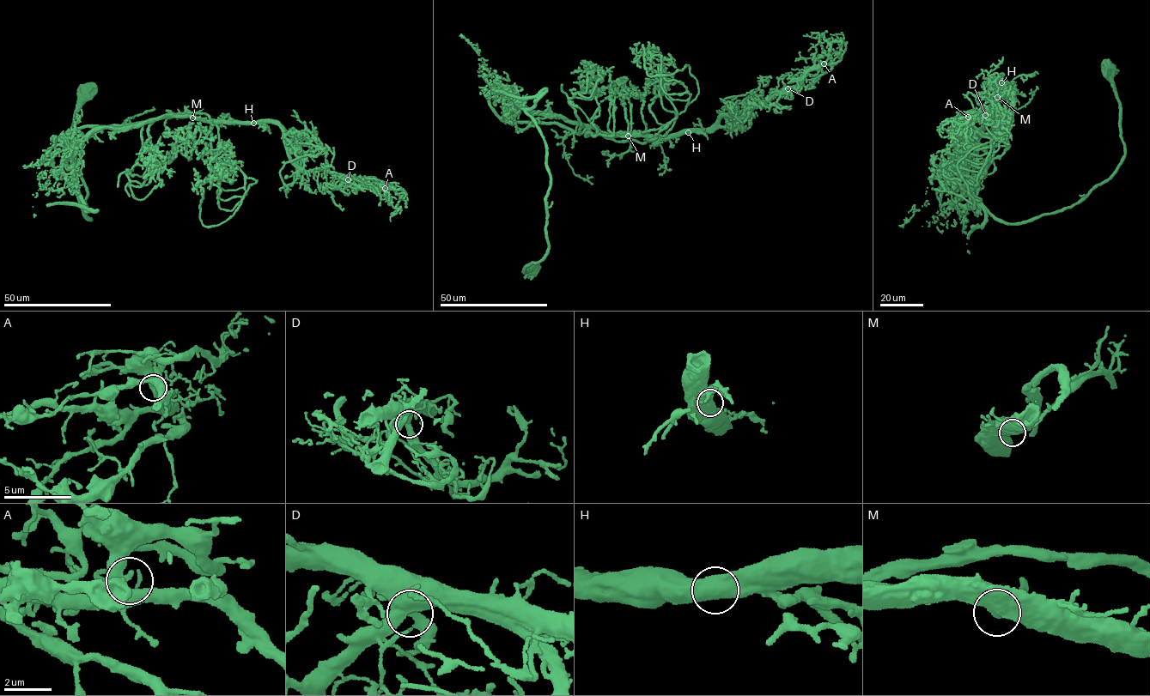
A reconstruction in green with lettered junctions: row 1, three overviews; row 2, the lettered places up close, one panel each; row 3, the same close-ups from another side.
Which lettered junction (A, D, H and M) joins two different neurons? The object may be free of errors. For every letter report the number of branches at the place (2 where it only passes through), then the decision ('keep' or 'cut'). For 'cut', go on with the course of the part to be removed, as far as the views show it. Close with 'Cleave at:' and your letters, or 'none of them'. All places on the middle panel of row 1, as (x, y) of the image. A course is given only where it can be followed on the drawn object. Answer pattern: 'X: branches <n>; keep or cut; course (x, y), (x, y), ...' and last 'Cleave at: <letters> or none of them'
A: branches 2; keep
D: branches 2; keep
H: branches 1; keep
M: branches 2; keep
Cleave at: none of them

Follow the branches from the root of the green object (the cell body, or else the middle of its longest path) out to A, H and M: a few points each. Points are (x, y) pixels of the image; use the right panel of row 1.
A: (1107, 68), (1122, 162), (1059, 210), (1007, 223), (970, 192), (966, 152), (1001, 75), (1005, 112), (968, 117)
H: (1107, 68), (1120, 109), (1122, 163), (1072, 205), (1017, 223), (1001, 221), (971, 196), (965, 160), (1001, 82)
M: (1107, 68), (1120, 109), (1122, 163), (1072, 205), (1017, 223), (993, 215), (968, 184), (966, 152), (997, 97)

